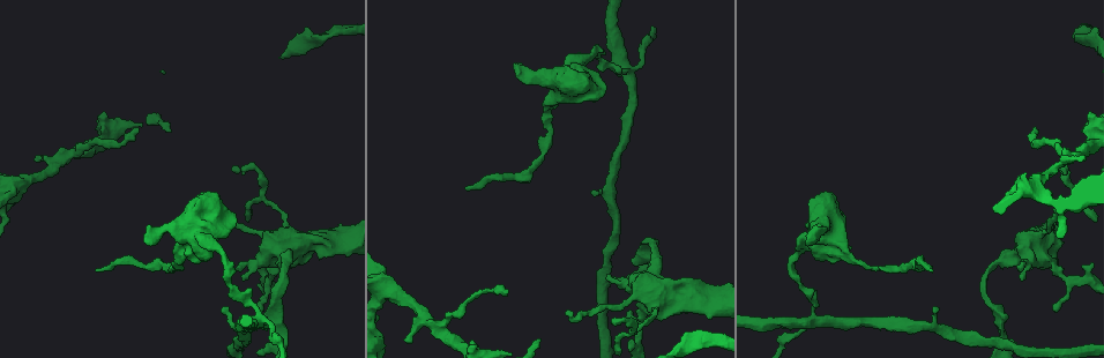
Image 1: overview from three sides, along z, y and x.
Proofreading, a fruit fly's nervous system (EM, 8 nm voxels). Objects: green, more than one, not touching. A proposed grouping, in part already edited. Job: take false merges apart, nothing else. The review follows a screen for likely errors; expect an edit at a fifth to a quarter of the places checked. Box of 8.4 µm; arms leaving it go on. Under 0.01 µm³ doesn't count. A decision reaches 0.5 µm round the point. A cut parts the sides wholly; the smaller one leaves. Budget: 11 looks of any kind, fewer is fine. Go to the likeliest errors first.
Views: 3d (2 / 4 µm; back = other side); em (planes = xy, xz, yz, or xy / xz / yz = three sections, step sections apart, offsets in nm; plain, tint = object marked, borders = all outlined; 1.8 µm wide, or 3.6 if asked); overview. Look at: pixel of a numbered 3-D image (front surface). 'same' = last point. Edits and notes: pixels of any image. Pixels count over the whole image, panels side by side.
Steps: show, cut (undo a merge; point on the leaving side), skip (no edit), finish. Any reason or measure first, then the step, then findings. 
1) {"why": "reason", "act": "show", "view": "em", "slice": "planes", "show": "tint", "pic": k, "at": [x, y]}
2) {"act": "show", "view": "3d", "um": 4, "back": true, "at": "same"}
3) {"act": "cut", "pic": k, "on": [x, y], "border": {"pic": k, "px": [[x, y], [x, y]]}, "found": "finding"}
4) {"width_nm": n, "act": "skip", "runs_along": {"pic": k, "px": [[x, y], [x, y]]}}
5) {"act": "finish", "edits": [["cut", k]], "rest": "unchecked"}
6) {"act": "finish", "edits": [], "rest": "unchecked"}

{"why": "calibre changes", "act": "show", "view": "3d", "um": 4, "pic": 1, "at": [272, 238]}

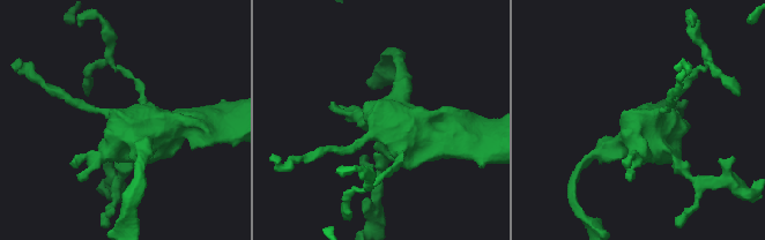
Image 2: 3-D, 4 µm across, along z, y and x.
{"act": "show", "view": "em", "um": 3.6, "slice": "planes", "show": "plain", "pic": 2, "at": [121, 119]}

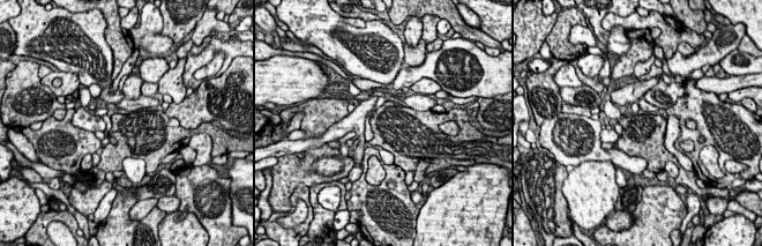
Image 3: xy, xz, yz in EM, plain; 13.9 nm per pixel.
{"act": "show", "view": "em", "um": 3.6, "slice": "planes", "show": "tint", "at": "same"}

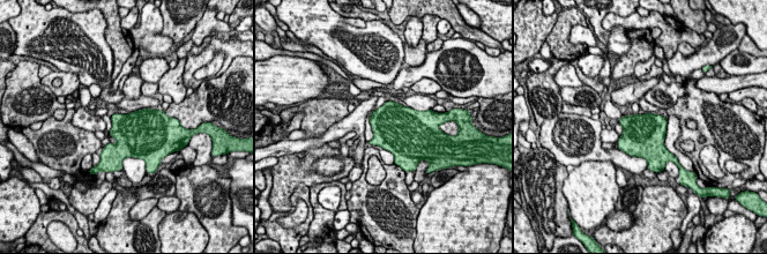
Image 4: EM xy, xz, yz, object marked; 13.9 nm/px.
{"act": "skip", "found": "one cell here"}

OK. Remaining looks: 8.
{"why": "four arms meet", "act": "show", "view": "em", "um": 3.6, "slice": "planes", "show": "tint", "pic": 1, "at": [813, 319]}

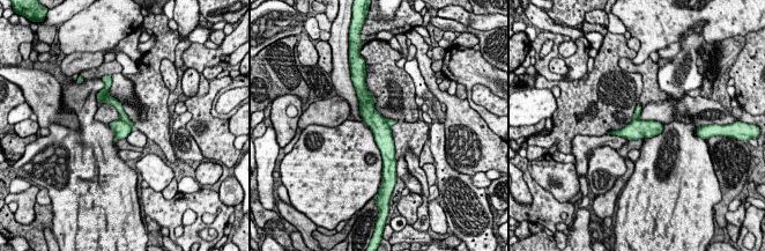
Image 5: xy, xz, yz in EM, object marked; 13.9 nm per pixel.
{"act": "cut", "pic": 5, "on": [121, 130], "part_leaving": {"pic": 5, "px": [[366, 95], [386, 157]]}, "found": "a second cell is stuck on"}

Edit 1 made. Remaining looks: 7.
{"why": "thick turns thin", "act": "show", "view": "em", "slice": "xz", "step": 8, "show": "tint", "pic": 1, "at": [217, 248]}

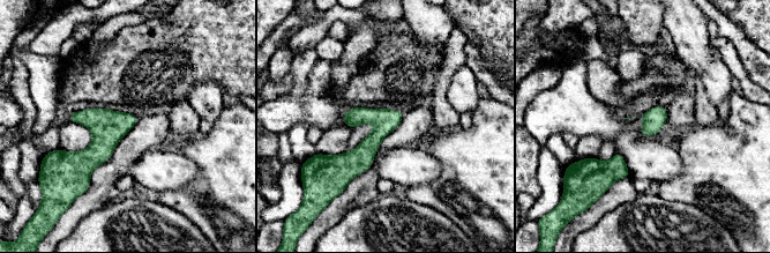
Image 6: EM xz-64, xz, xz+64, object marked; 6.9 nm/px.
{"why": "another direction", "act": "show", "view": "em", "slice": "planes", "show": "tint", "at": "same"}

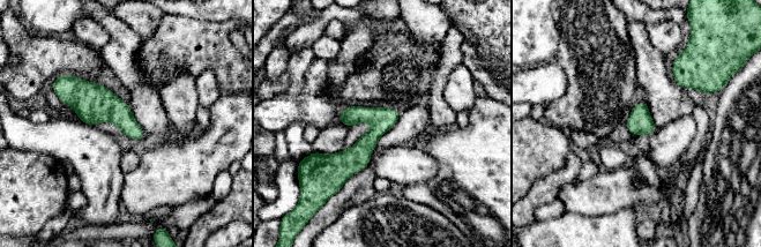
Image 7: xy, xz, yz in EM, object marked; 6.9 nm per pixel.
{"width_nm": 170, "act": "skip", "runs_along": {"pic": 7, "px": [[396, 113], [349, 159], [323, 158]]}, "found": "all the same cell"}

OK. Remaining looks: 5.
{"why": "sudden change in width", "act": "show", "view": "em", "slice": "planes", "show": "tint", "pic": 1, "at": [1045, 179]}

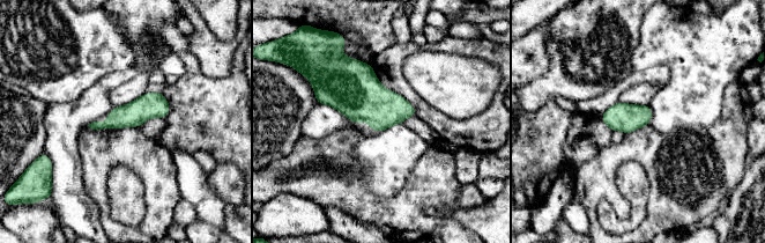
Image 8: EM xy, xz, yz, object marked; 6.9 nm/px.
{"act": "skip", "found": "continuous, no second cell"}

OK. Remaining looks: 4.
{"act": "finish", "edits": [["cut", 5]], "rest": "unchecked"}

